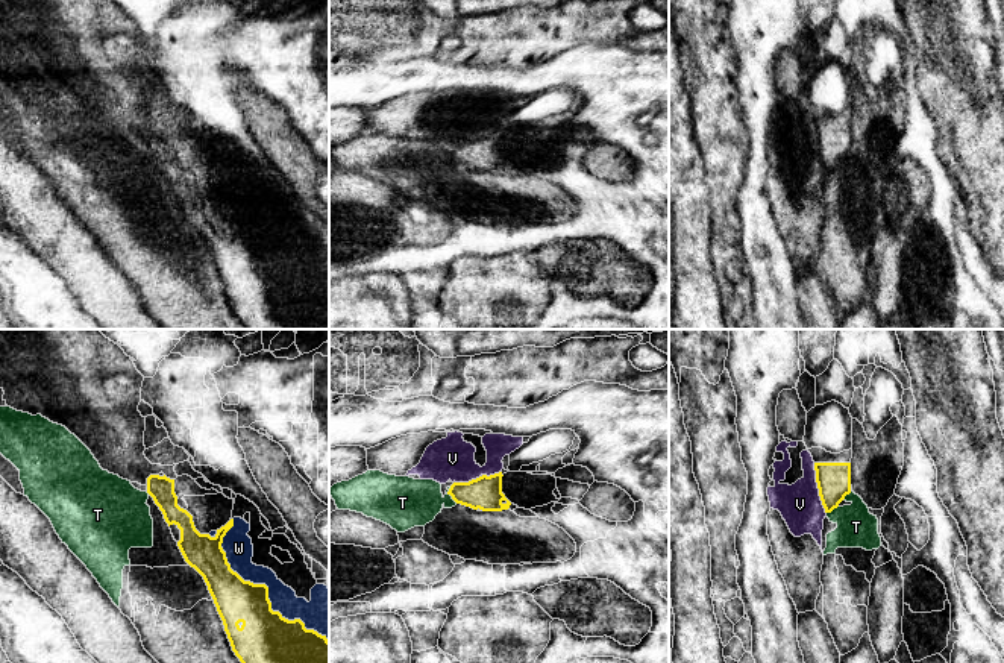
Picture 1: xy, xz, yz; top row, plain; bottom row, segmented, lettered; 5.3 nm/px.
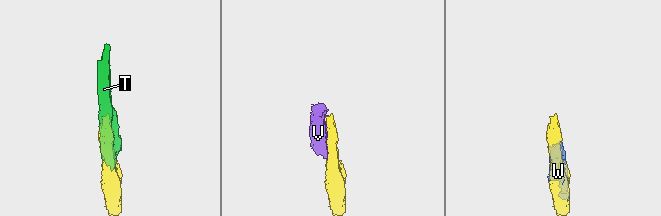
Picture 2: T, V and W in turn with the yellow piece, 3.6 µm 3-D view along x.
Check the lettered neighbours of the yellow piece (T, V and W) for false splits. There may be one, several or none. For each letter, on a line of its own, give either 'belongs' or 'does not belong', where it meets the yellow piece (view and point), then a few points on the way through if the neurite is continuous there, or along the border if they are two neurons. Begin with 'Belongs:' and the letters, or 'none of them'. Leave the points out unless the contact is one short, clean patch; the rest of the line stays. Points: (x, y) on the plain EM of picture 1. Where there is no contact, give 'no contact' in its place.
Belongs: W
T: does not belong; contact xz (449, 153); border xz (449, 147), (448, 153), (457, 163)
V: does not belong; contact yz (818, 147)
W: belongs; contact xy (266, 246)

